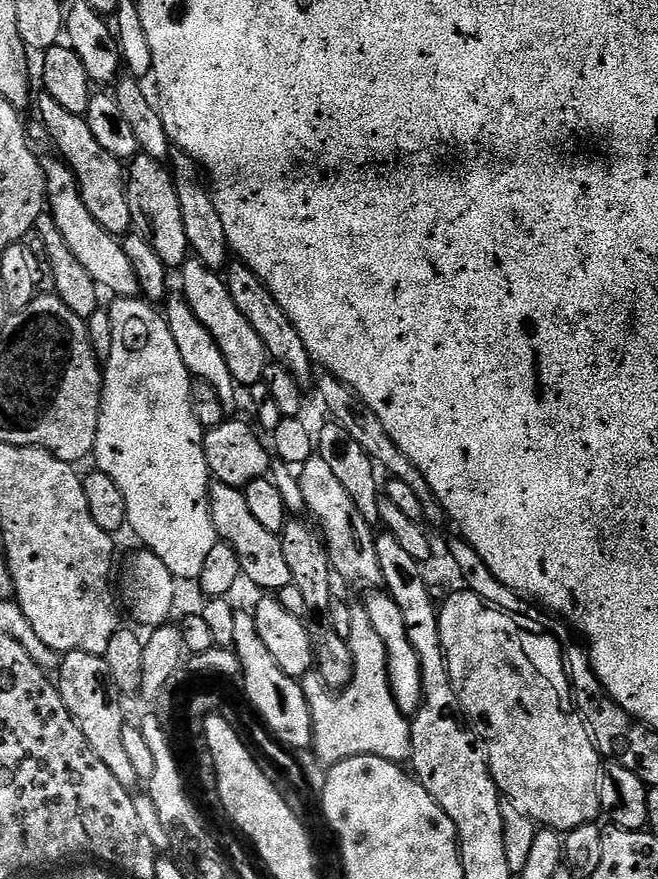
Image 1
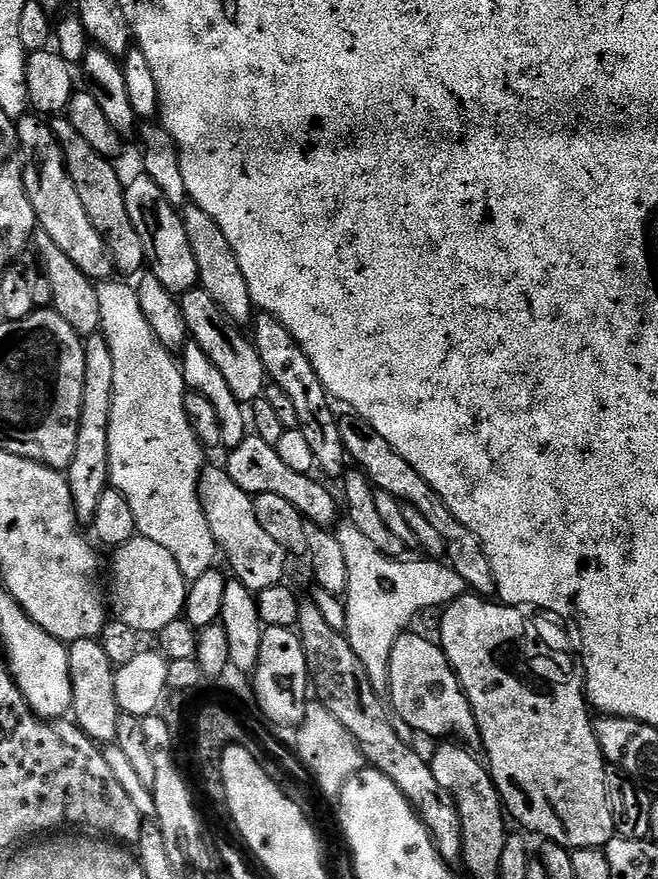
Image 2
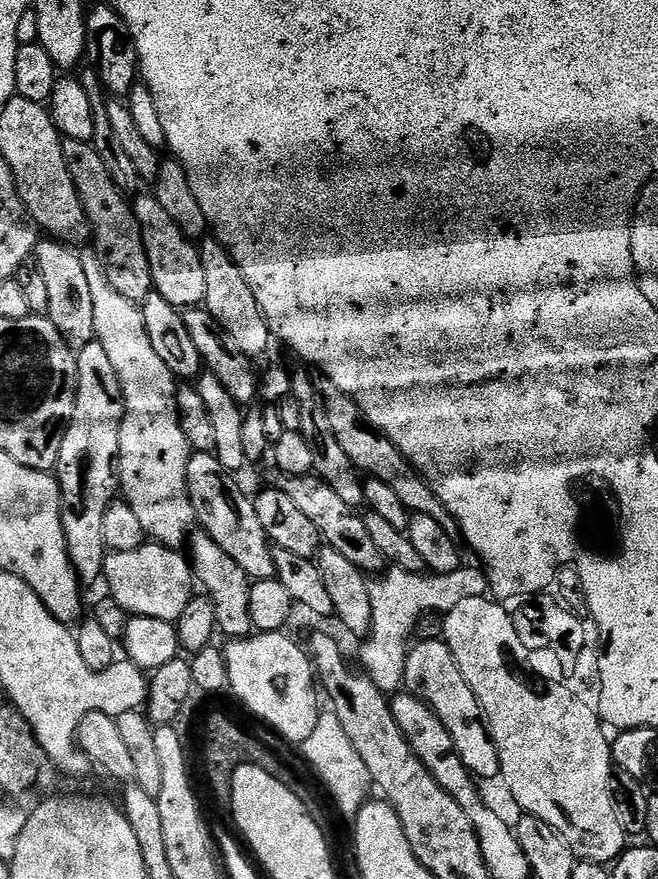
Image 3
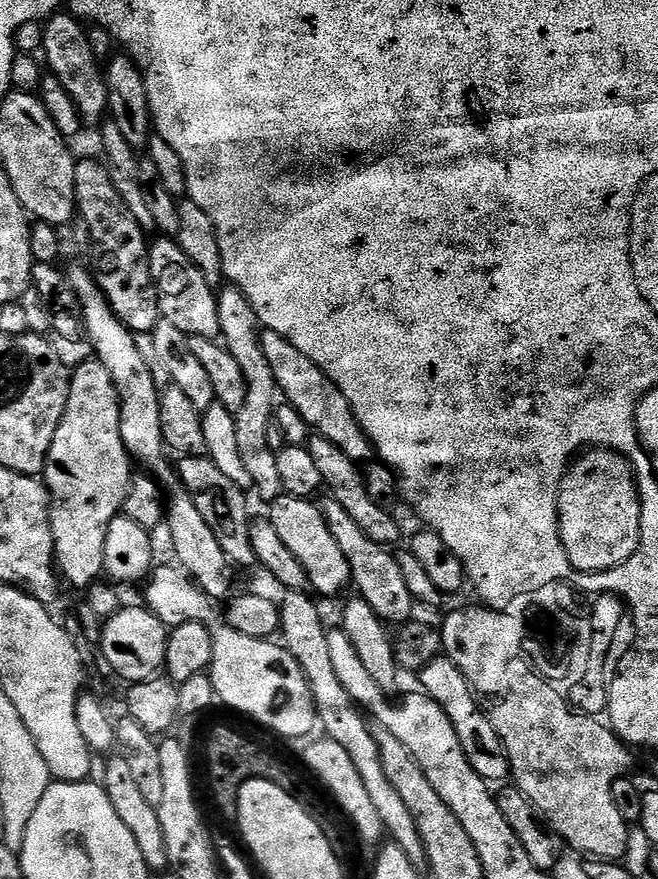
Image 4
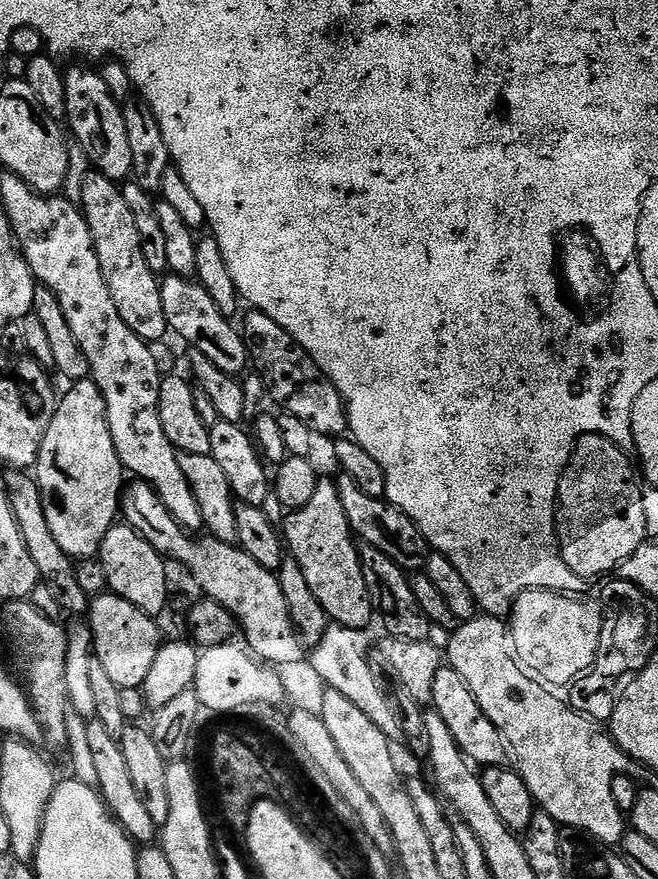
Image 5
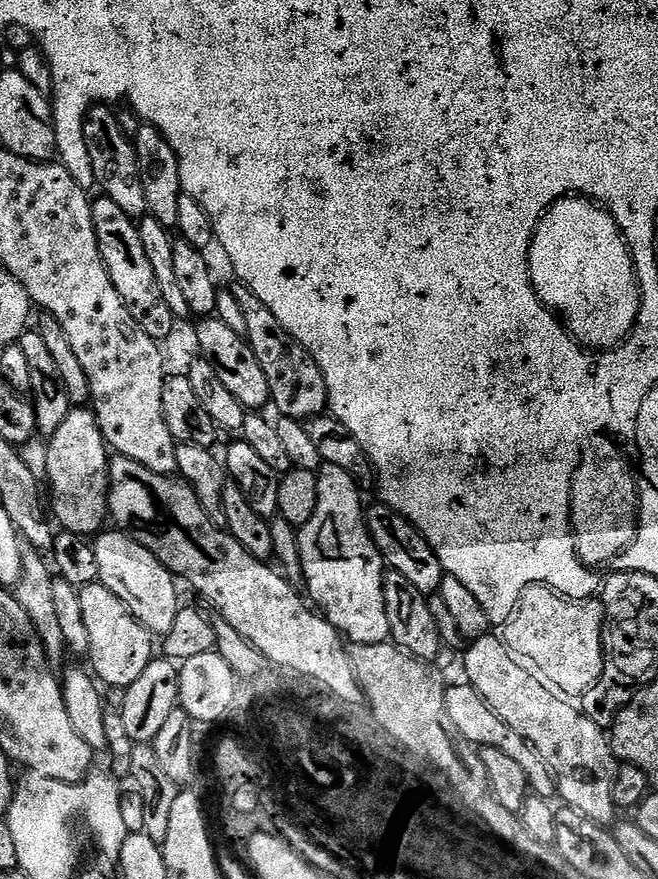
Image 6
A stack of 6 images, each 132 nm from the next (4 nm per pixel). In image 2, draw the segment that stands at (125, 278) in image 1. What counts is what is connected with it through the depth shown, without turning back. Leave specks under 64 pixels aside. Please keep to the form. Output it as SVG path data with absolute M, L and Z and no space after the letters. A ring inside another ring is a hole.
M25 114L19 117L16 140L20 144L20 155L24 162L24 185L34 206L38 227L46 230L46 234L58 242L66 258L70 258L70 262L74 262L74 266L78 266L78 270L82 270L82 274L89 276L92 281L113 279L114 265L108 244L98 234L94 222L90 222L86 206L82 206L82 198L78 198L78 190L64 165L64 155L54 138L51 123L39 115Z

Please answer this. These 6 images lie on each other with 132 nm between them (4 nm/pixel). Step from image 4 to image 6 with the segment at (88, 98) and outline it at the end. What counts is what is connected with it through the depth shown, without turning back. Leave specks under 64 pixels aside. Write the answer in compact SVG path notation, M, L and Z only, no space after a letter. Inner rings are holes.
M96 105L84 119L84 141L90 151L94 176L103 195L117 203L126 214L133 218L147 213L146 194L143 193L141 170L137 162L137 152L133 141L128 138L118 122L114 111L107 105Z

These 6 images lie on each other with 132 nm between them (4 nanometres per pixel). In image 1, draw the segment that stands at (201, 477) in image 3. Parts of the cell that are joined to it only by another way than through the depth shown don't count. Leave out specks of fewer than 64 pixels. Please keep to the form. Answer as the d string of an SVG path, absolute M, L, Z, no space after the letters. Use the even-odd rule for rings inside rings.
M219 482L213 483L210 488L212 501L212 517L214 518L219 539L231 545L240 558L241 573L252 584L260 588L273 588L279 590L294 583L290 562L286 560L281 537L271 532L258 522L258 518L250 512L241 489L226 486Z

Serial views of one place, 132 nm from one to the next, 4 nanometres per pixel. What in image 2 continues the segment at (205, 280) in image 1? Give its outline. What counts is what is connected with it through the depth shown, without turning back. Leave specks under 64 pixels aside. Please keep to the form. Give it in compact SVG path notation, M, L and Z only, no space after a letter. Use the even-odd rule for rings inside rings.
M199 286L183 293L179 301L182 306L182 318L186 318L189 337L202 346L202 350L206 350L210 360L218 366L222 378L226 378L226 382L229 383L230 390L234 390L234 398L248 406L252 401L265 395L269 379L255 344L245 333L244 336L240 333L243 331L232 323L232 319L224 313L218 302Z

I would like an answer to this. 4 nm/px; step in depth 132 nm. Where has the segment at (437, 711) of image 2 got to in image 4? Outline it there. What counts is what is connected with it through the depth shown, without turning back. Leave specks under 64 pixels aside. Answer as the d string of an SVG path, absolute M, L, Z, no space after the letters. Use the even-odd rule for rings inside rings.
M441 658L427 664L419 672L418 680L424 687L421 688L423 695L438 702L438 706L442 706L442 710L446 710L446 718L450 718L450 722L458 734L458 742L462 742L462 750L466 750L466 758L470 762L470 766L474 766L476 773L489 782L504 779L507 781L512 767L504 752L504 743L489 722L487 715L478 707L478 697L468 685L468 680L462 674L462 670L458 670L458 666L454 666L452 660Z

